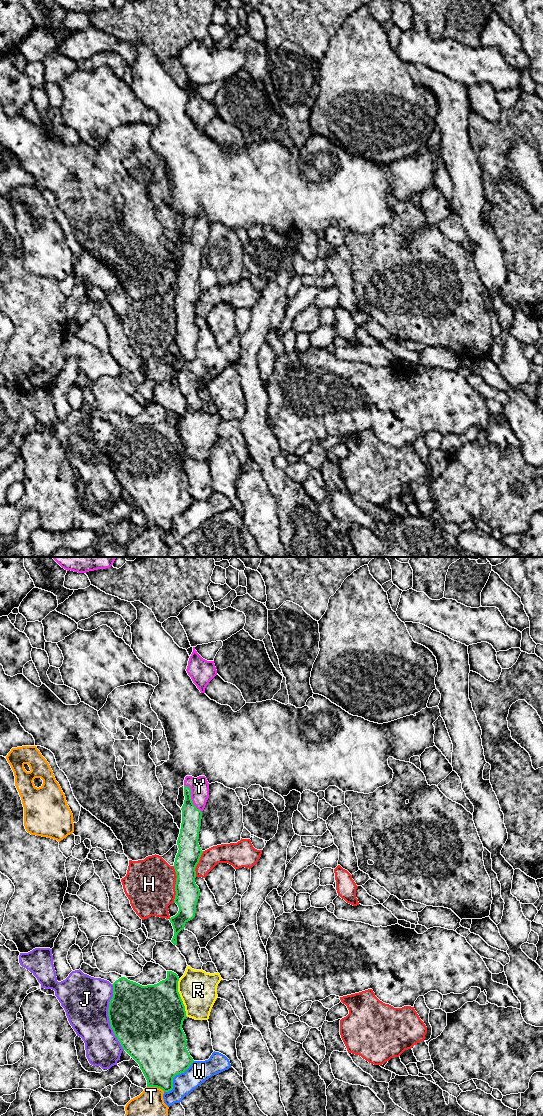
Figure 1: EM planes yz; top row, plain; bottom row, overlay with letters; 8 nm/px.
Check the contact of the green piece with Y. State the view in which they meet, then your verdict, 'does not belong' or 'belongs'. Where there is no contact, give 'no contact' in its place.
yz | belongs

